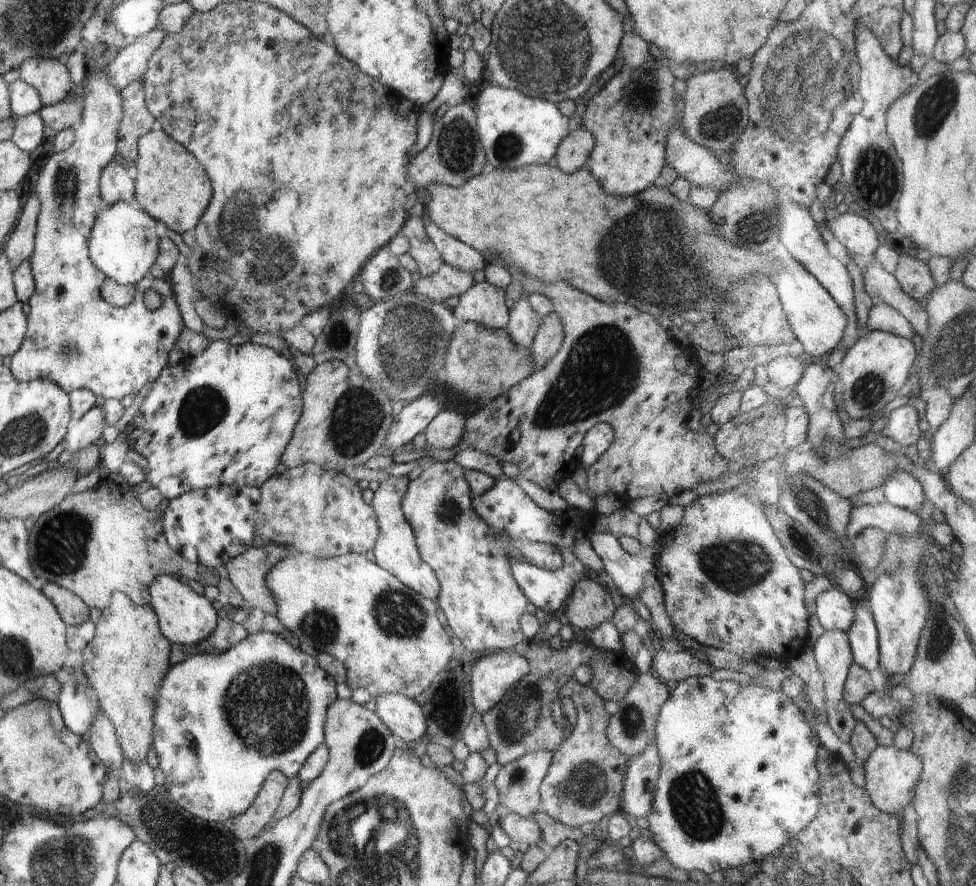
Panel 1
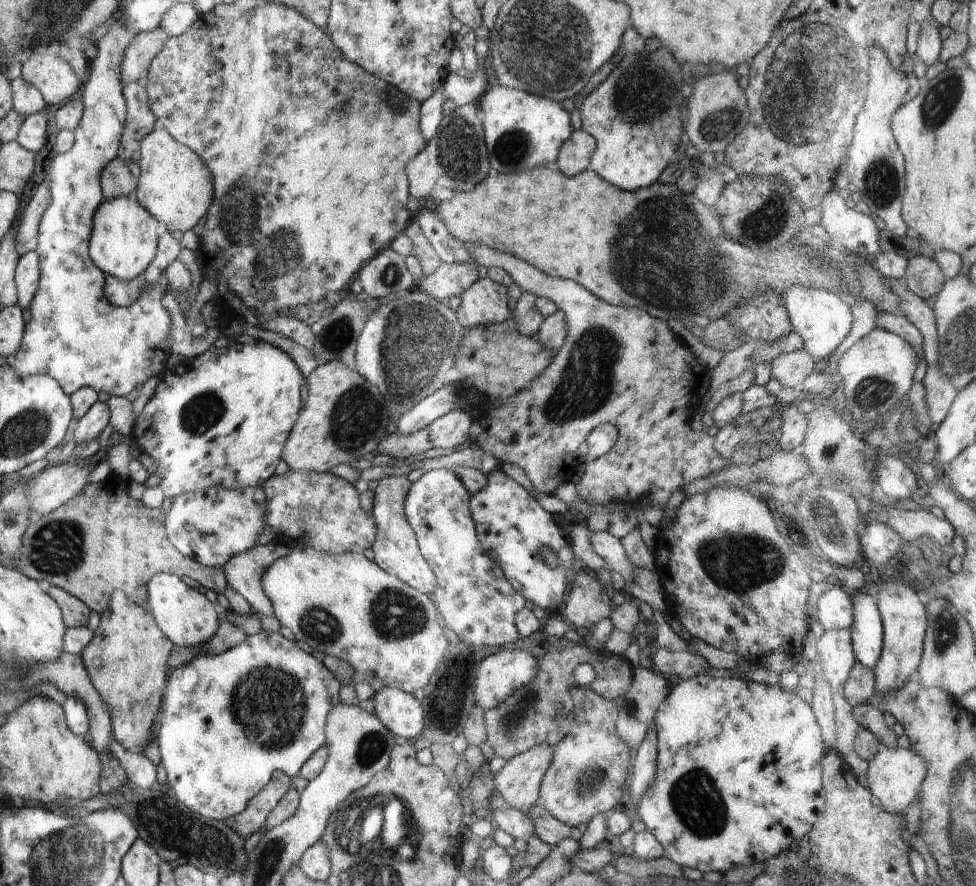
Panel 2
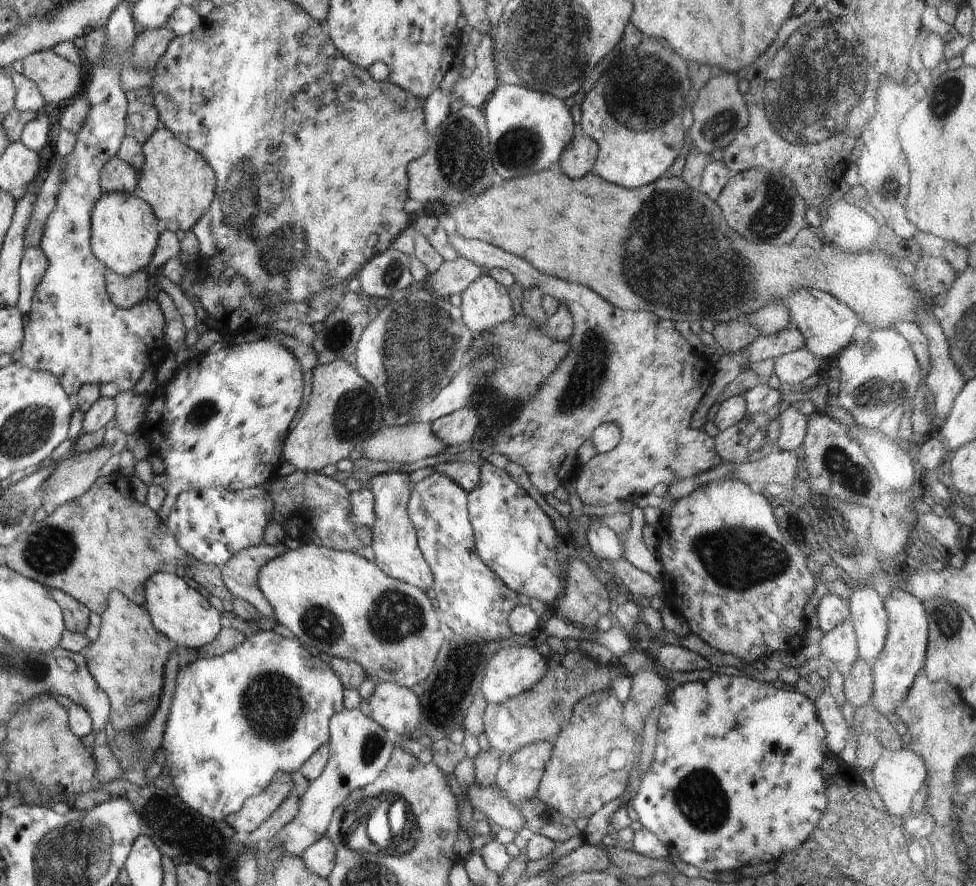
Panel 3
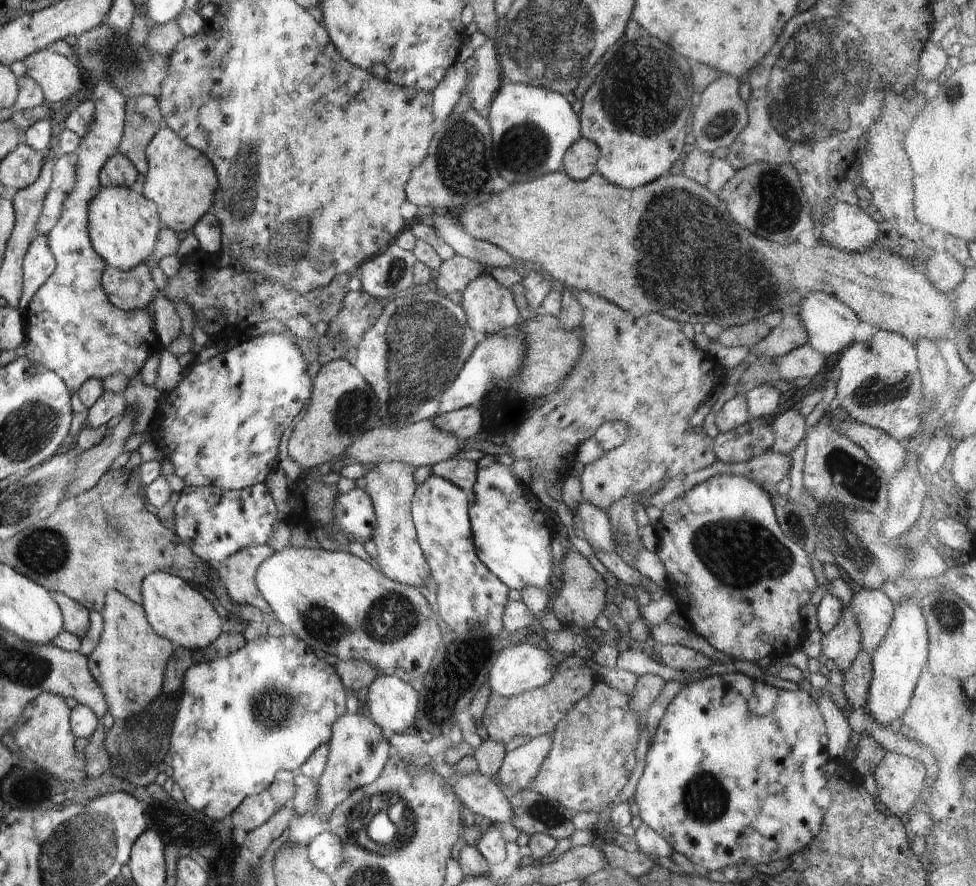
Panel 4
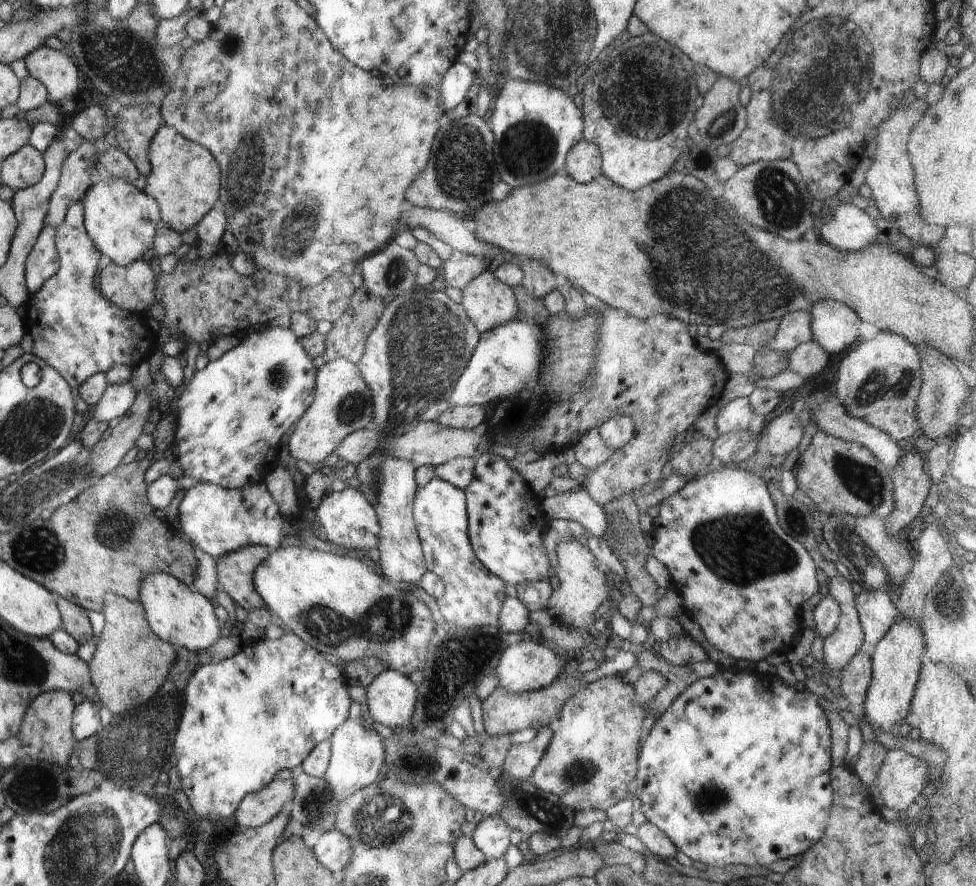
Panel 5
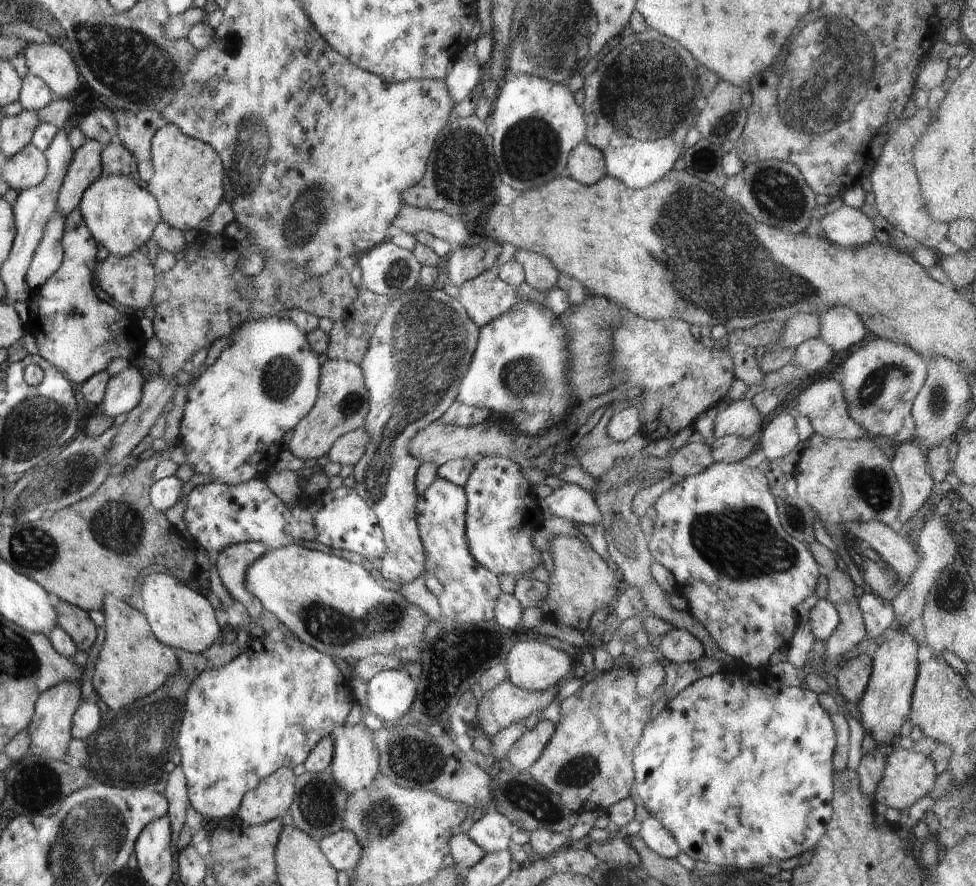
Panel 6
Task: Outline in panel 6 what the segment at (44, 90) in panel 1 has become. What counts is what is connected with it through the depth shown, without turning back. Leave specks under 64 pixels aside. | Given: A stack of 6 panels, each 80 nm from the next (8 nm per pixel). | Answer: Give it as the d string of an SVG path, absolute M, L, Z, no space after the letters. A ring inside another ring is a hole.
M28 43L23 50L29 73L39 76L55 98L66 99L80 86L80 75L75 60L60 44Z

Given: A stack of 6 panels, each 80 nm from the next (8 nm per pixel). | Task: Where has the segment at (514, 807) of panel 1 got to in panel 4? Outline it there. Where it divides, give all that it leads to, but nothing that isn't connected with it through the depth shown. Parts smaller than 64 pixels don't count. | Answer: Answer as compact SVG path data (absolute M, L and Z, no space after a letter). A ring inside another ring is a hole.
M552 734L532 737L527 744L508 751L495 779L506 786L514 784L518 791L526 789L550 752L551 738Z

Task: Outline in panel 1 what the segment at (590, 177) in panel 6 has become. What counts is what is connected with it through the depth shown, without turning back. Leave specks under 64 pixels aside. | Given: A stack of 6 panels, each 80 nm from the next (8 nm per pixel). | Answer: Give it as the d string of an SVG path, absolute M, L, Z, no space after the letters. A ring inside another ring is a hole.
M572 126L568 136L560 142L554 162L562 172L576 172L588 168L587 162L595 145L594 135L584 126Z

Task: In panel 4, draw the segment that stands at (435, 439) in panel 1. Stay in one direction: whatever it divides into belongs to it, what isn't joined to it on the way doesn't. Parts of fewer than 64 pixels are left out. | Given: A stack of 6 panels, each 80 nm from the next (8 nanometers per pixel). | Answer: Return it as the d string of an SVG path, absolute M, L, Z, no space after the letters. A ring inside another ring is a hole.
M475 406L440 413L432 421L440 430L452 433L457 439L464 442L468 438L474 438L476 432L482 426L482 416Z

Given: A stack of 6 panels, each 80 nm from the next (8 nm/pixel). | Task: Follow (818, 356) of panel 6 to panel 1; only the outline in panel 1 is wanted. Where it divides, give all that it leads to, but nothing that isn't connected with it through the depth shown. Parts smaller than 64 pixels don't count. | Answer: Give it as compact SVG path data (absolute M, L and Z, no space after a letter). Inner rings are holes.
M803 351L796 355L782 355L766 365L769 382L780 388L794 388L802 378L811 358Z

